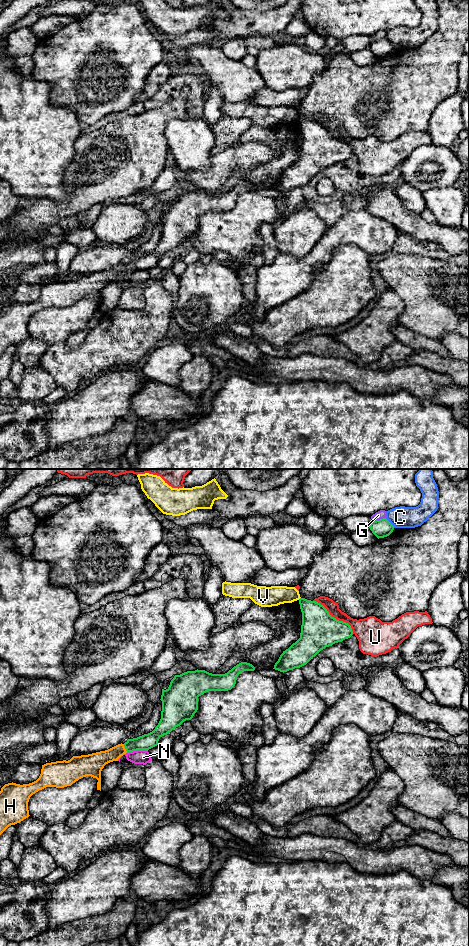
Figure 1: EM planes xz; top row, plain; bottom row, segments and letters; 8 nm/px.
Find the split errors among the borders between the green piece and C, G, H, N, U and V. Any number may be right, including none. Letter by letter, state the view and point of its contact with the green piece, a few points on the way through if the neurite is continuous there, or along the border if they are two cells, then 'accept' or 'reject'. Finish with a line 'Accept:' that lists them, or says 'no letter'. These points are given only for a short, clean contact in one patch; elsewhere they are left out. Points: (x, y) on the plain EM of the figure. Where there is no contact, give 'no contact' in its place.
C: meets green in xz at (390, 43); reject
G: meets green in xz at (378, 40); border along xz (385, 37), (372, 41); reject
H: meets green in xz at (125, 268); runs through xz (147, 261), (132, 264), (125, 268), (97, 281); accept
N: meets green in xz at (137, 269); border along xz (147, 270), (127, 272); reject
U: meets green in xz at (335, 138); reject
V: no contact; reject
Accept: H

